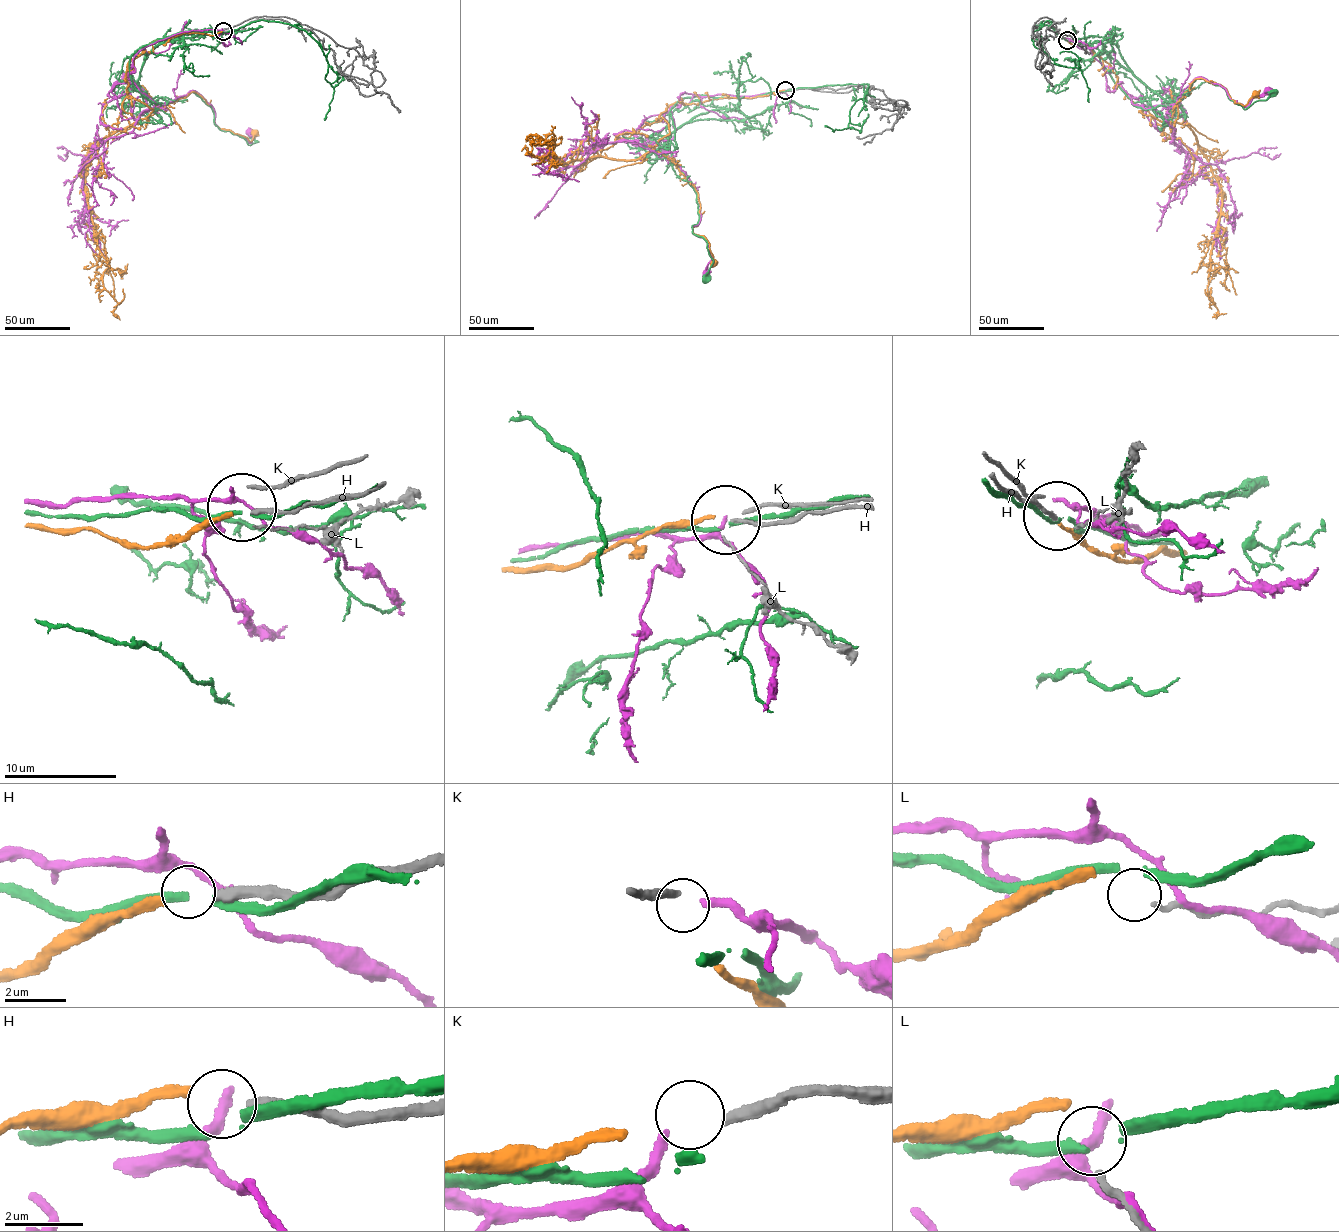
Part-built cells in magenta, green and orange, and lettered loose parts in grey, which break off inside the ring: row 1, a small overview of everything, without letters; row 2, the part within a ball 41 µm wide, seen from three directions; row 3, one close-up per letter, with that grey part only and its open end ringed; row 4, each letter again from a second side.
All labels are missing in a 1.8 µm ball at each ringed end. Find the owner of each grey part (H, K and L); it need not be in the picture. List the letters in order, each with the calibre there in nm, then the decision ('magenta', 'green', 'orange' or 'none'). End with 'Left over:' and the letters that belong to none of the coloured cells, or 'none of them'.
H: 320 nm | orange
K: 240 nm | magenta
L: 180 nm | none
Left over: L

